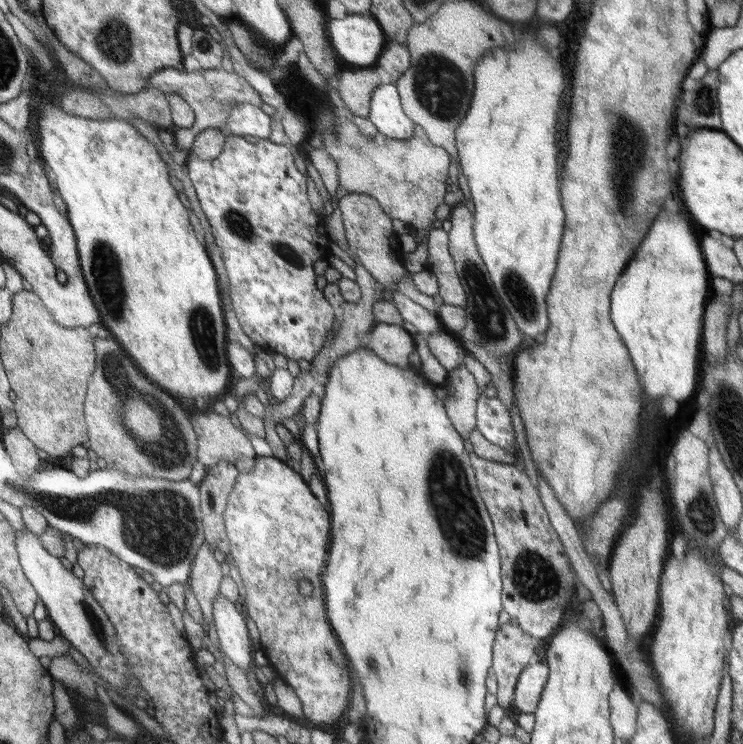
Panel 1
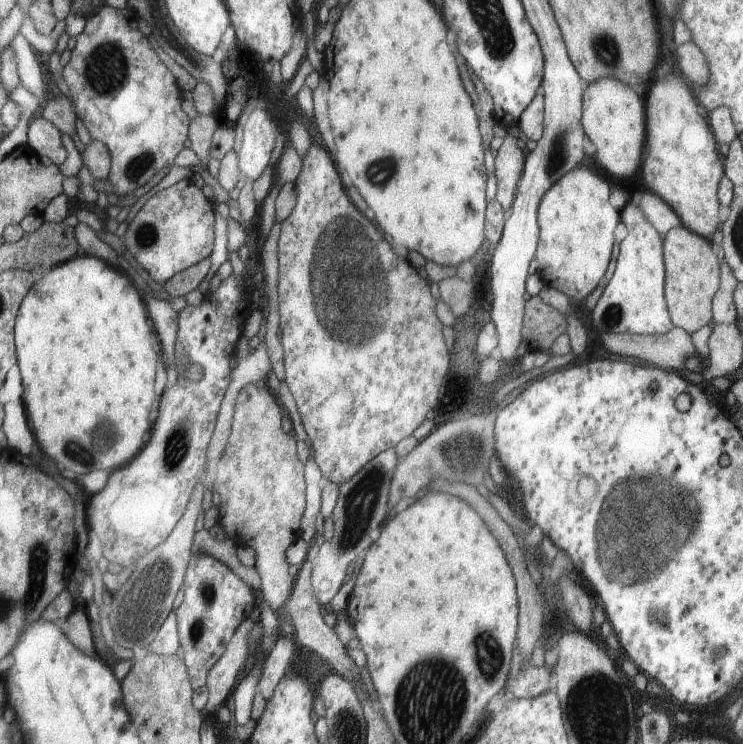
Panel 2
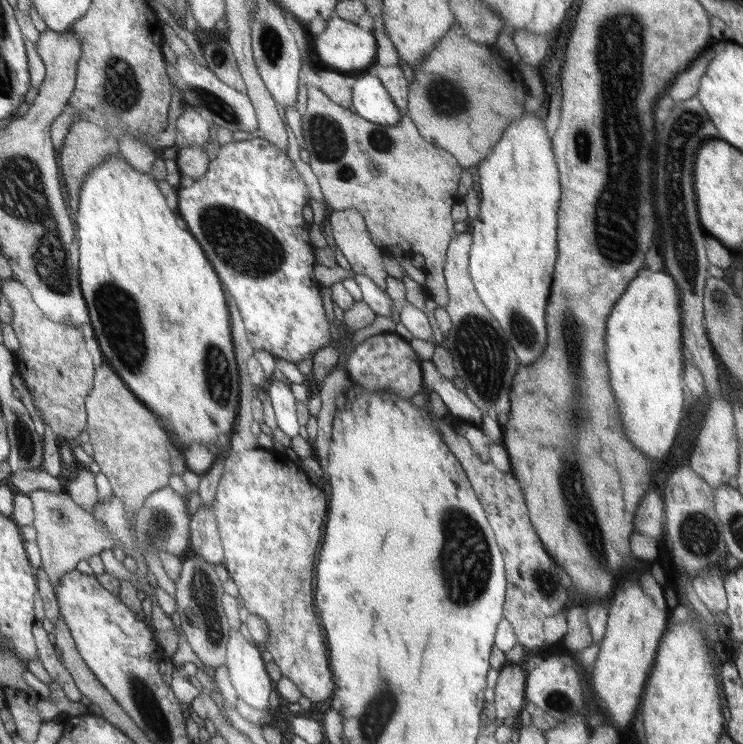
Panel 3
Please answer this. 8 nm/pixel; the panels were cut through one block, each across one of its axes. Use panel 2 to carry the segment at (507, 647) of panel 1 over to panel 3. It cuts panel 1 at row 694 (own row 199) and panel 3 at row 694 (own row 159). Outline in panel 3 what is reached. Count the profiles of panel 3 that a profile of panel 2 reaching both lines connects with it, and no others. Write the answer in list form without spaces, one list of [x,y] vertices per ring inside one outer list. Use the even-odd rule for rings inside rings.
[[[504,662],[498,671],[494,688],[495,718],[500,723],[503,718],[517,718],[519,710],[524,706],[525,672],[517,664]]]

